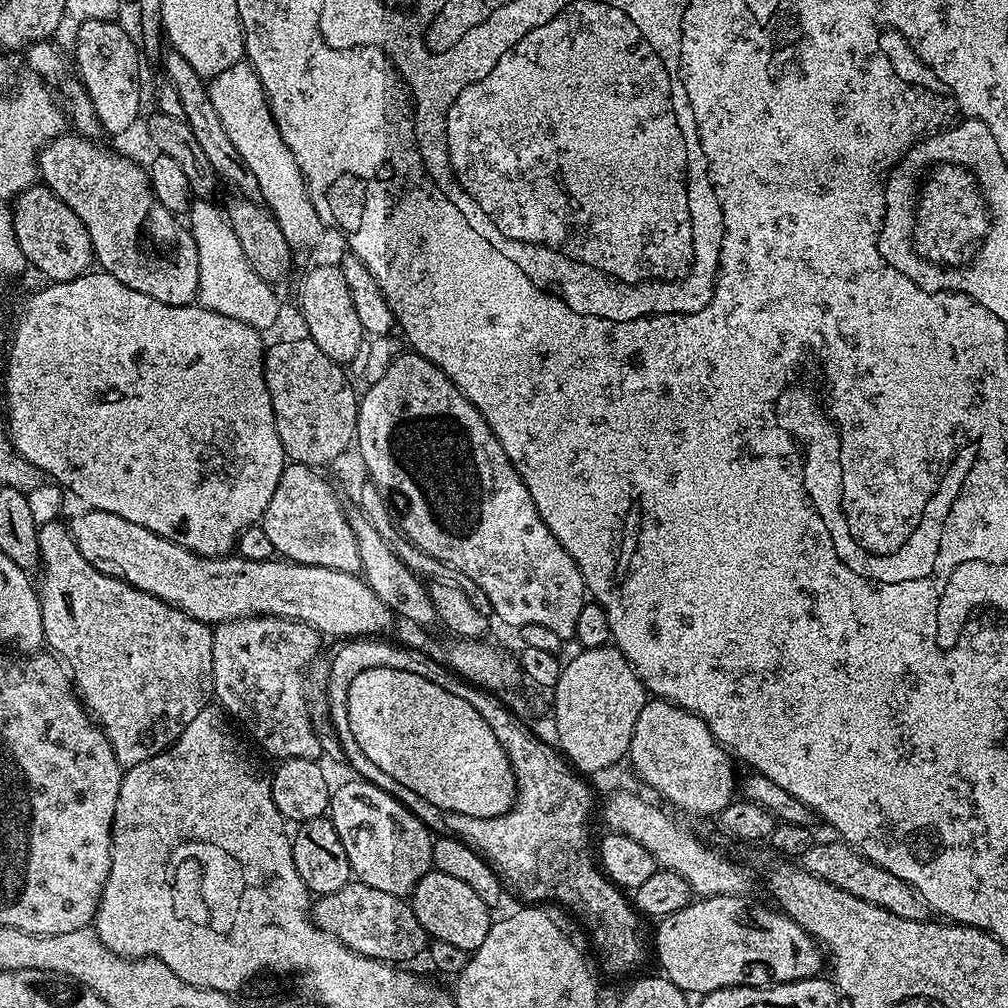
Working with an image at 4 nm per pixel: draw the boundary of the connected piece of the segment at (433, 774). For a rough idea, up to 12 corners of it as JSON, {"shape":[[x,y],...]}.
{"shape":[[403,670],[352,683],[349,732],[442,812],[511,813],[508,751]]}

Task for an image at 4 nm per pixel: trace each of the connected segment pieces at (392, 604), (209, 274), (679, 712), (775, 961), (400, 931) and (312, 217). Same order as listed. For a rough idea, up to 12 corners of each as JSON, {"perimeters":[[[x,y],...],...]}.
{"perimeters":[[[359,510],[363,580],[397,617],[436,624],[429,589]],[[193,199],[201,308],[265,330],[277,289],[250,266],[225,213]],[[645,703],[627,759],[658,795],[715,817],[737,765],[702,718]],[[744,894],[659,921],[659,971],[686,994],[821,975],[798,922]],[[349,882],[310,915],[358,956],[404,966],[430,943],[405,897]],[[241,62],[207,81],[297,253],[322,225],[262,82]]]}

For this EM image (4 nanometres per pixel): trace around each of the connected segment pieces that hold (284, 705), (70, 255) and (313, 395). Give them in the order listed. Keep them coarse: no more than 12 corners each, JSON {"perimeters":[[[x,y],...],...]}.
{"perimeters":[[[212,628],[215,699],[277,761],[321,759],[304,667],[321,633]],[[43,183],[16,197],[12,225],[45,281],[93,267],[82,218]],[[313,340],[268,344],[267,407],[291,463],[353,447],[360,402]]]}

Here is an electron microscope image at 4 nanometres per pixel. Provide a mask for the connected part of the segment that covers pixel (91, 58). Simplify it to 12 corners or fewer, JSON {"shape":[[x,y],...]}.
{"shape":[[116,20],[78,26],[74,68],[101,129],[140,116],[141,49]]}

